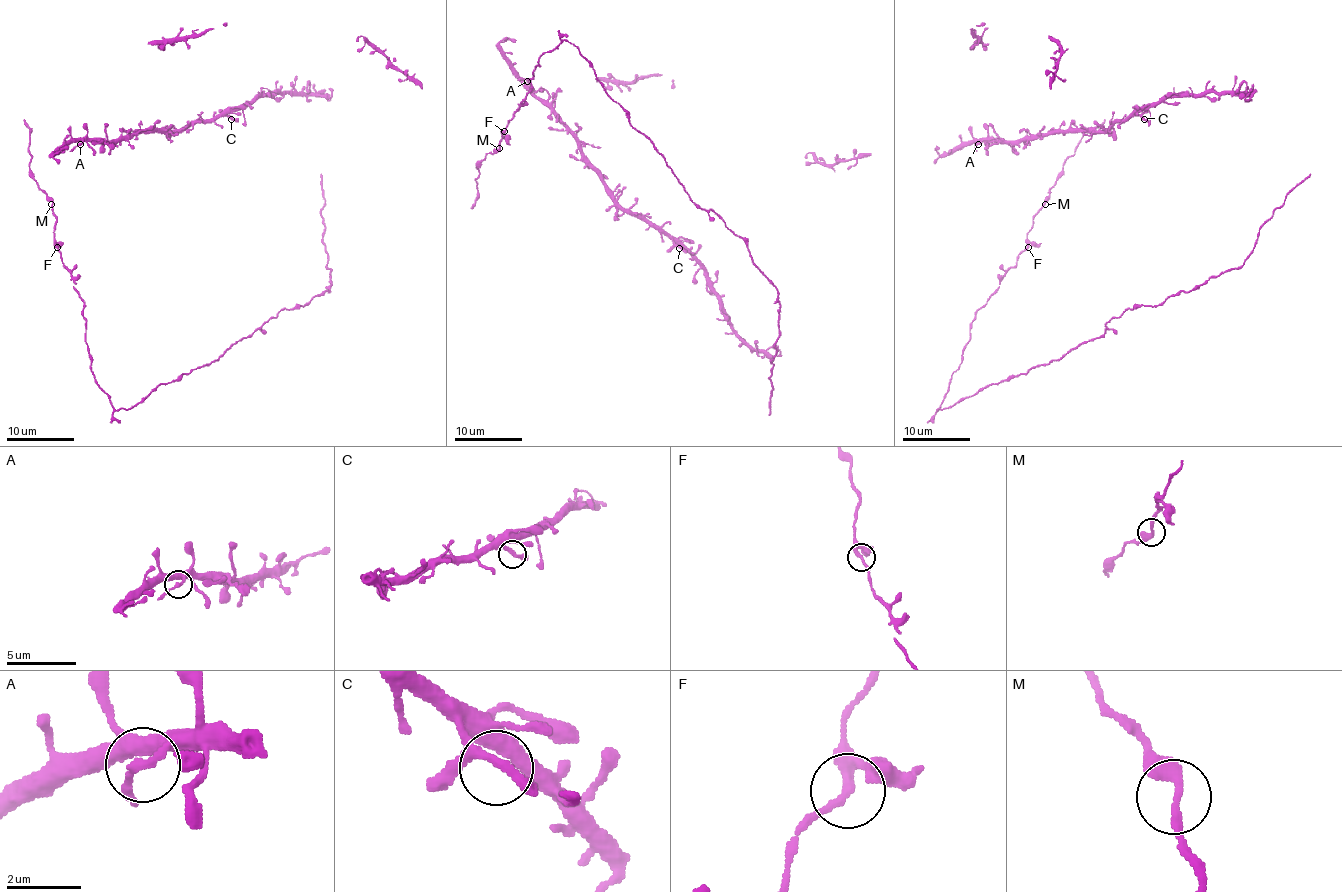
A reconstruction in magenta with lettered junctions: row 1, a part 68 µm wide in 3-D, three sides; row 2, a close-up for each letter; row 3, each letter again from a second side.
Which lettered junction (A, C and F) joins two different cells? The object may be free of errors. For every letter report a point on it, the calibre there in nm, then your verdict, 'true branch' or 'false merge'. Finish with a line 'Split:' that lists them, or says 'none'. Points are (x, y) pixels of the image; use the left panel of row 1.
A: place (80, 144); calibre 200 nm; true branch
C: place (231, 119); calibre 220 nm; true branch
F: place (57, 247); calibre 200 nm; true branch
Split: none

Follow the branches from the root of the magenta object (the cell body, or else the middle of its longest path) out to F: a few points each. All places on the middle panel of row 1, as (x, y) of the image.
F: (531, 79), (531, 89), (504, 132)

